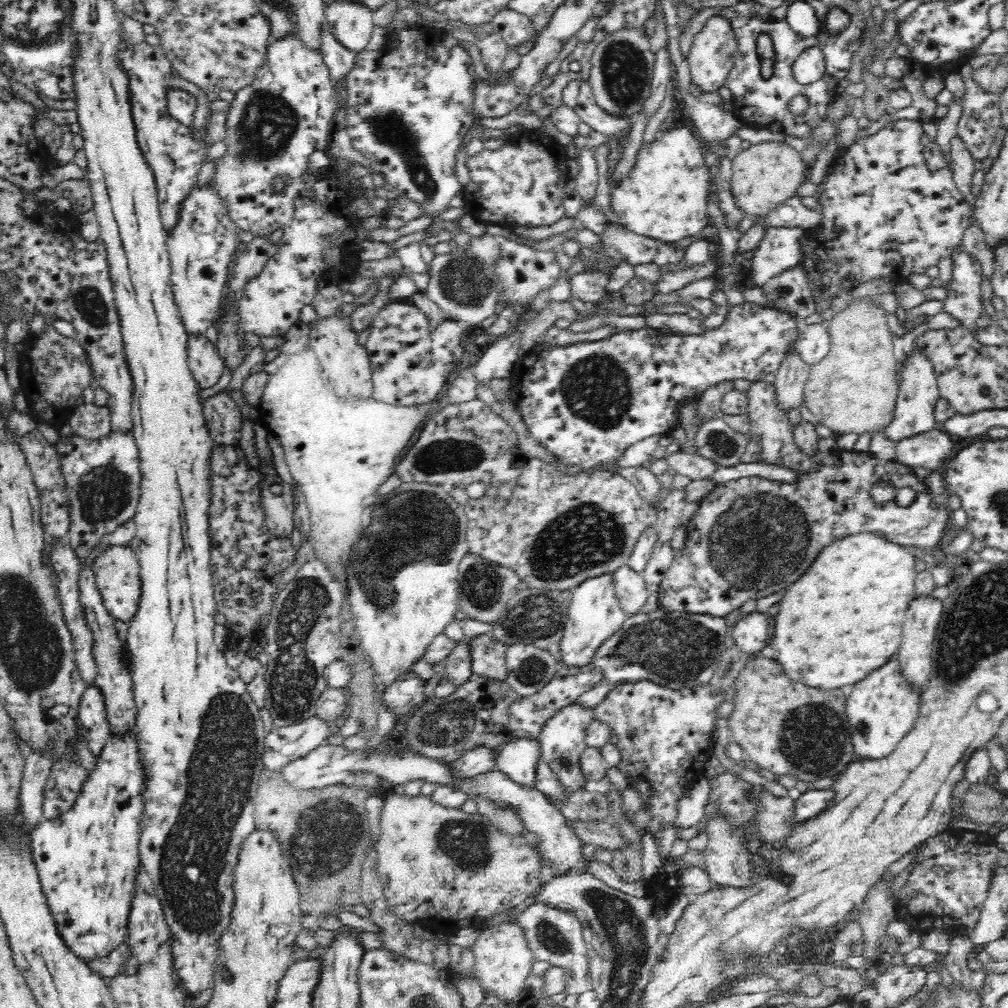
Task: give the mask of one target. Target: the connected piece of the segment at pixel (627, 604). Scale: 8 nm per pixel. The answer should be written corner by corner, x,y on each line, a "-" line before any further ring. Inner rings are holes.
624,565
613,572
613,577
619,603
627,615
652,609
654,595
646,588
645,580
640,573

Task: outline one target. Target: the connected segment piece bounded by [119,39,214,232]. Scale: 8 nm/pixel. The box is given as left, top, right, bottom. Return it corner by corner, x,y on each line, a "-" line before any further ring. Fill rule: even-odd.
149,39
130,48
123,48
119,58
128,77
128,101
136,127
135,137
146,162
155,174
159,212
164,229
168,232
177,224
180,203
190,194
192,186
196,185
200,166
206,160
206,152
214,144
207,140
205,132
211,119
211,102
204,90
179,75
156,40
-
176,87
189,90
198,99
196,114
190,126
174,120
168,113
166,90

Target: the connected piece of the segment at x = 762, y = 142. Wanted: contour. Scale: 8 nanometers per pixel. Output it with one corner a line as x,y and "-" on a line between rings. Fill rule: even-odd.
757,137
748,150
742,150
734,160
732,160
732,170
734,174
727,174
727,178
732,176
729,182
730,193
736,203
736,207
745,215
753,217
764,217
768,215
777,205
796,195
796,189
809,175
809,166
800,158
800,152
784,143
780,138
768,139

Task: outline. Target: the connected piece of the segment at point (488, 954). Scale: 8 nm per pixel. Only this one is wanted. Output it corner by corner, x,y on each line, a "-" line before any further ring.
502,922
492,928
480,928
480,935
471,948
475,956
475,976
483,991
493,998
514,998
532,975
535,962
528,948
524,931
517,923

